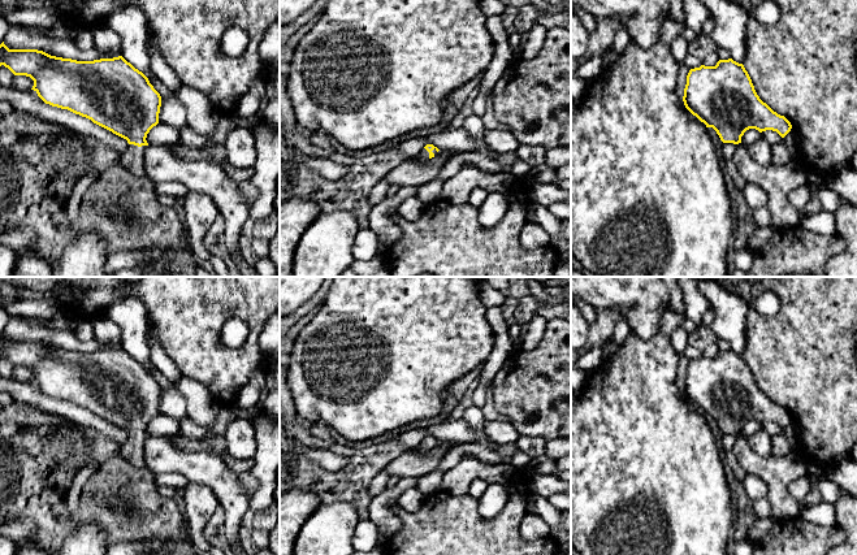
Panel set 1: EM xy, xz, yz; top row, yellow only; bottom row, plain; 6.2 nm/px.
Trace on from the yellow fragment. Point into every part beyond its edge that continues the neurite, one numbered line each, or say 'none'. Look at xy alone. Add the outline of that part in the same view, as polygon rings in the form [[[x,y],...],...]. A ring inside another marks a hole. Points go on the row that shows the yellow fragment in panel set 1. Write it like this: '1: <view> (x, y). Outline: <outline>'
1: xy (133, 159). Outline: [[[129,144],[127,149],[118,159],[120,165],[137,177],[146,175],[144,149],[146,146]]]

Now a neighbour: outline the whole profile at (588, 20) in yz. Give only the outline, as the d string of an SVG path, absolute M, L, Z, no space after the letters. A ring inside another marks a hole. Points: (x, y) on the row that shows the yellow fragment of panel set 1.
M572 5L571 10L580 18L580 21L583 22L583 25L587 29L588 32L593 32L594 31L596 23L594 23L594 17L592 14L585 12L579 5Z

